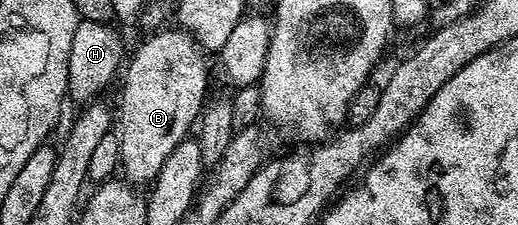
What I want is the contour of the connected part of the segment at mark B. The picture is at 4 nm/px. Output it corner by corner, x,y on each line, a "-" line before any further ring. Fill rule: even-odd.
165,30
150,34
153,36
134,55
132,52
120,80
120,170
123,175
125,171
124,178
134,185
152,184
167,157
171,157
175,145
190,134
189,126
198,122
207,99
205,90
209,87
209,71
205,68
206,52
188,31

